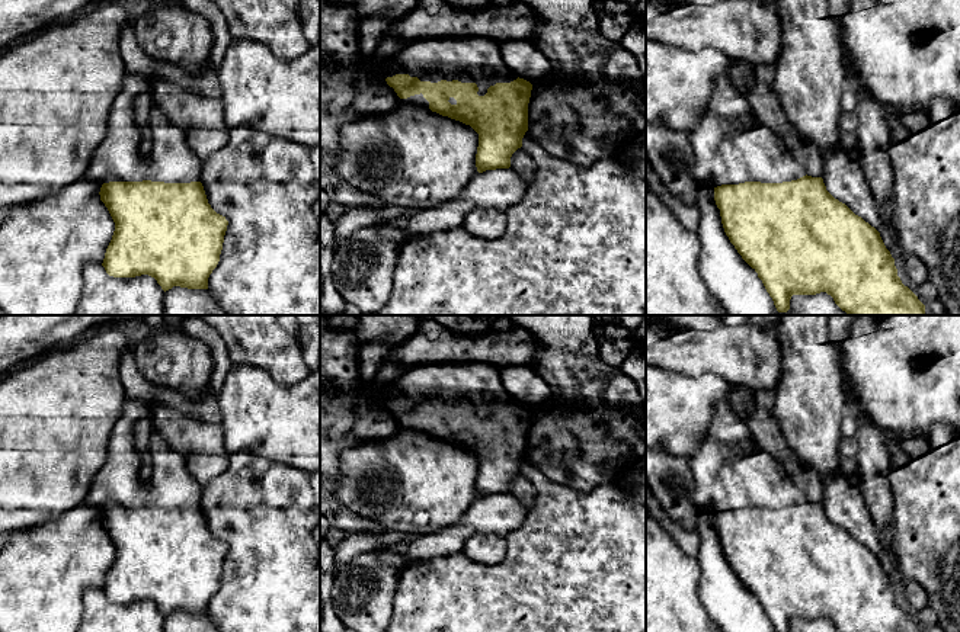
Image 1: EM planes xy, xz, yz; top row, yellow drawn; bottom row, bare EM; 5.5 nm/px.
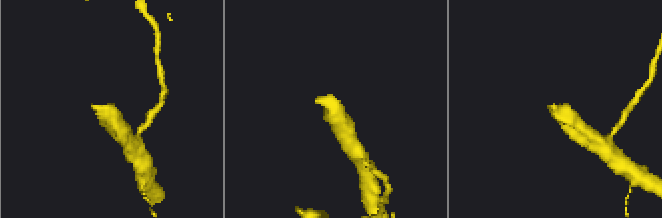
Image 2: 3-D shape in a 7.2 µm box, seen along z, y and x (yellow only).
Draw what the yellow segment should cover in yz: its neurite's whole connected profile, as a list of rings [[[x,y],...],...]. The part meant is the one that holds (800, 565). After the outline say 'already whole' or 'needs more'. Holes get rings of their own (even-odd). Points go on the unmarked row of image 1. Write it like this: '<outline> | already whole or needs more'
[[[705,437],[689,456],[694,475],[694,504],[713,509],[714,526],[730,568],[742,584],[758,599],[775,632],[790,632],[793,620],[826,617],[838,632],[925,632],[902,609],[895,584],[880,558],[835,524],[822,503],[806,500],[774,455],[755,447],[753,456],[739,447]]] | needs more

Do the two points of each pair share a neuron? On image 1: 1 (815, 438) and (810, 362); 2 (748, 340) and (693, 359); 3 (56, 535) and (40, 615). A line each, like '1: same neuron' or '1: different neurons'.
1: same neuron
2: same neuron
3: same neuron

